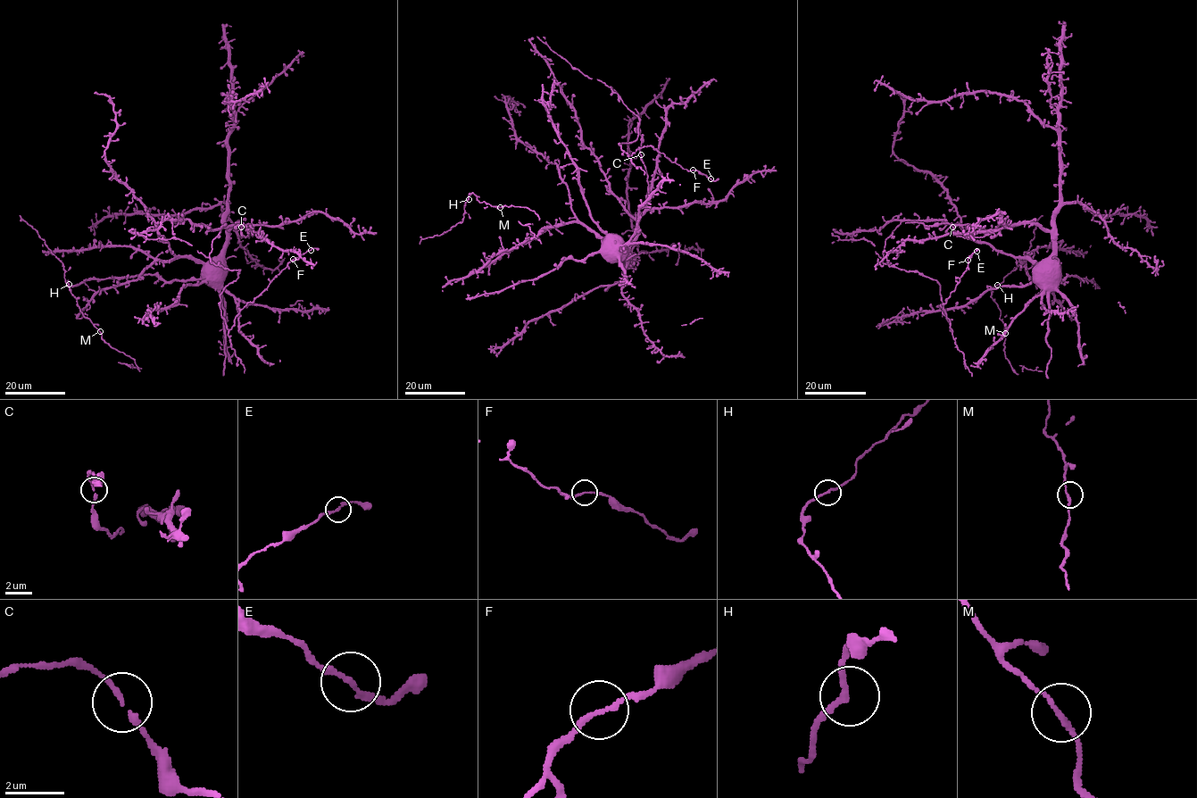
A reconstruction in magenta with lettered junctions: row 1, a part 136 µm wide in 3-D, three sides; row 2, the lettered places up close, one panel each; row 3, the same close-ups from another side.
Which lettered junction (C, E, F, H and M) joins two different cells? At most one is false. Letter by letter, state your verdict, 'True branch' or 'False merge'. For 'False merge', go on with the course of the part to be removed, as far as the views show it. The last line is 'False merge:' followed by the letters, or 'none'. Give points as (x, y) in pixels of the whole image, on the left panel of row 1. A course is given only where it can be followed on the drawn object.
C: True branch
E: True branch
F: True branch
H: True branch
M: True branch
False merge: none

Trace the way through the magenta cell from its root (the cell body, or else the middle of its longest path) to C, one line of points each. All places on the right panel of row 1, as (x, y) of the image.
C: (1043, 273), (1052, 242), (1051, 233), (1037, 226), (1017, 223), (966, 237), (951, 227)

